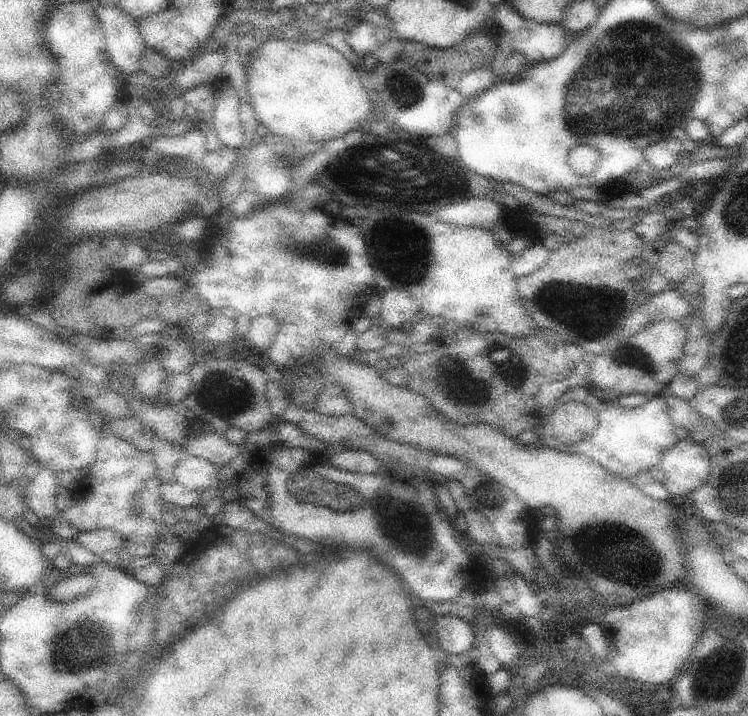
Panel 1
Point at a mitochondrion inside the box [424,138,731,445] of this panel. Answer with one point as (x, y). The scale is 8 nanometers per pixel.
(596, 311)

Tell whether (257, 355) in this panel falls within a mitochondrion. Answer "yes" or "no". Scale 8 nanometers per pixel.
no

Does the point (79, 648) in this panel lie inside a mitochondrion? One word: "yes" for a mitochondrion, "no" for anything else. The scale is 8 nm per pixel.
yes

